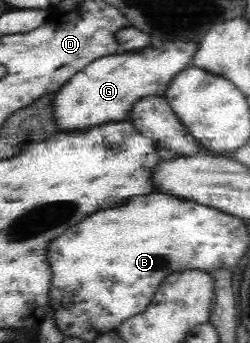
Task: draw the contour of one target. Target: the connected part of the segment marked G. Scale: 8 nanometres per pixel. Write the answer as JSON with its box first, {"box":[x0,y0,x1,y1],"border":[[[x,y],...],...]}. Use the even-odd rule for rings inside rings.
{"box":[54,42,199,133],"border":[[[162,42],[159,47],[152,43],[138,51],[112,54],[96,59],[70,78],[68,84],[56,94],[54,116],[58,133],[87,130],[104,122],[120,122],[128,118],[136,101],[152,95],[165,96],[165,90],[180,71],[192,66],[199,42]]]}

